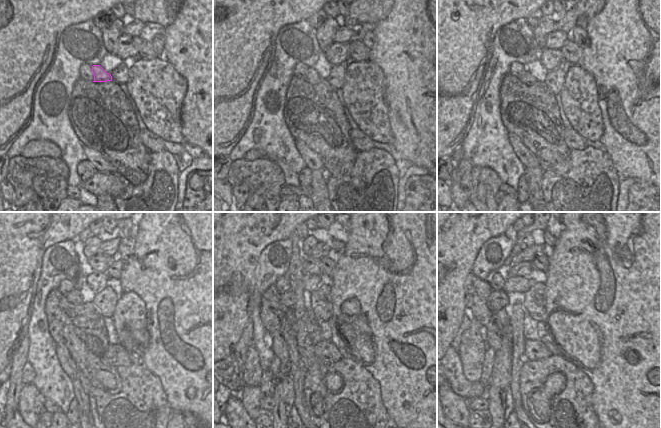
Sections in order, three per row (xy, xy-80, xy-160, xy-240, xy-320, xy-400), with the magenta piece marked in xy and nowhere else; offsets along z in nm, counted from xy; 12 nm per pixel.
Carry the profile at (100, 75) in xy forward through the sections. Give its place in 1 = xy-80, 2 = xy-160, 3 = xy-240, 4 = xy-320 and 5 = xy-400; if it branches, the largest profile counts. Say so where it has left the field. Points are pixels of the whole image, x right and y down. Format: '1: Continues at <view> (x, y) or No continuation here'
1: Continues at xy-80 (311, 76)
2: Continues at xy-160 (525, 77)
3: Continues at xy-240 (74, 296)
4: Continues at xy-320 (288, 298)
5: Continues at xy-400 (497, 300)

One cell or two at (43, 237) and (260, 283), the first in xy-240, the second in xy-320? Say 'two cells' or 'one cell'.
two cells

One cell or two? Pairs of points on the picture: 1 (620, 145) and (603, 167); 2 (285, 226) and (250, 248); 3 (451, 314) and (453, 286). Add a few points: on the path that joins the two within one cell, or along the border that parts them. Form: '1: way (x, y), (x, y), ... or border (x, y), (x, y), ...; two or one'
1: border (606, 151), (619, 178); two
2: way (276, 230), (259, 244); one
3: way (451, 307), (451, 293); one

